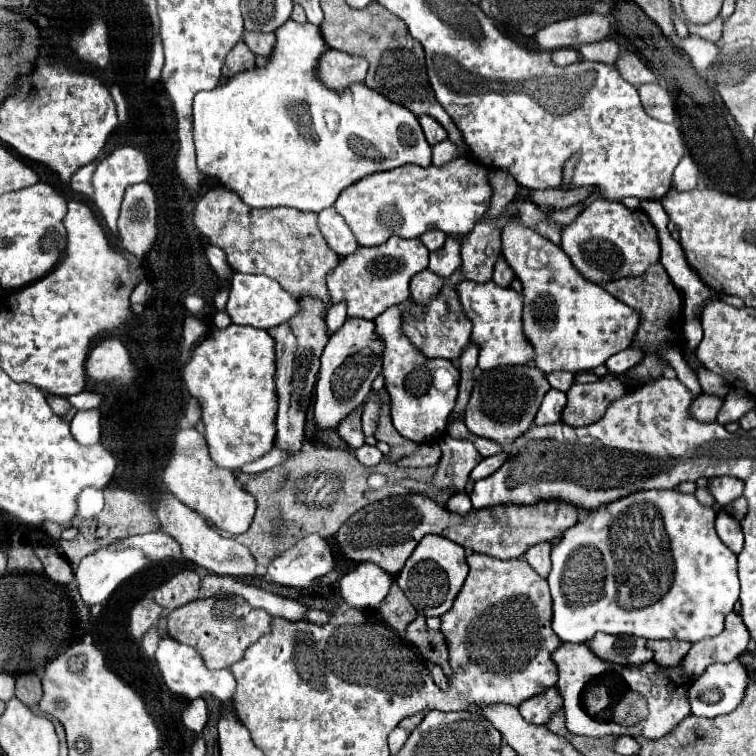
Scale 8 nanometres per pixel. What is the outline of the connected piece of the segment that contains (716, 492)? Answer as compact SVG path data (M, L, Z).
M713 477L709 479L709 491L715 501L725 507L743 495L743 481L737 477Z

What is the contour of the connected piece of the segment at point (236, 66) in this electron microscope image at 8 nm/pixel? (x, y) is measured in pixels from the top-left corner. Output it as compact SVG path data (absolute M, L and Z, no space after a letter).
M239 41L227 55L225 59L225 71L227 71L227 77L233 77L237 73L243 73L247 69L253 69L255 67L255 55L249 51L249 47Z

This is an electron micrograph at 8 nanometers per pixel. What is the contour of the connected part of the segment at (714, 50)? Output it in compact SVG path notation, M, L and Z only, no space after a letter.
M687 35L685 39L679 41L679 47L691 57L691 63L697 71L711 67L711 63L719 53L719 47L715 43L709 43L697 35Z

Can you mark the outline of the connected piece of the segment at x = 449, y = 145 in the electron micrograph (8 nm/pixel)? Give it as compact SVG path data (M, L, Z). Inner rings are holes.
M445 139L433 147L433 165L437 165L437 167L445 165L457 157L459 157L459 147L449 139Z

